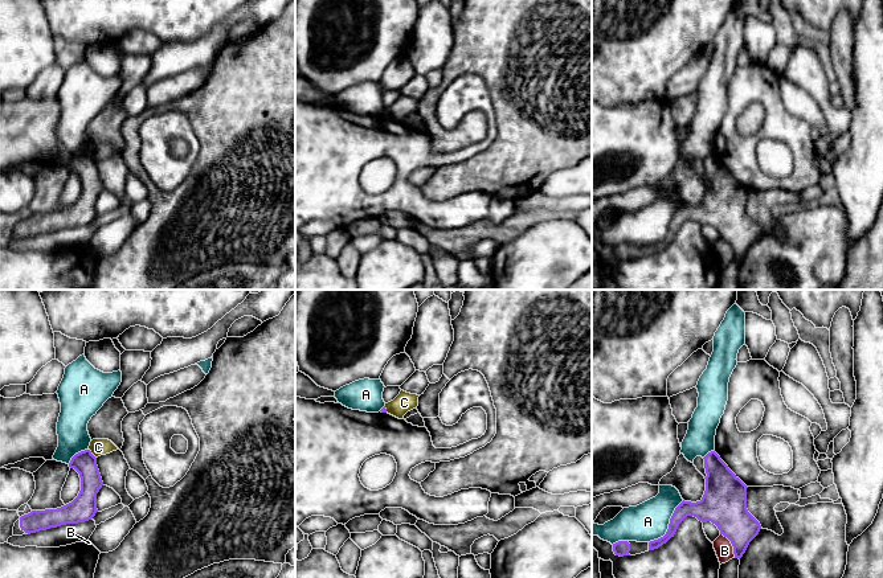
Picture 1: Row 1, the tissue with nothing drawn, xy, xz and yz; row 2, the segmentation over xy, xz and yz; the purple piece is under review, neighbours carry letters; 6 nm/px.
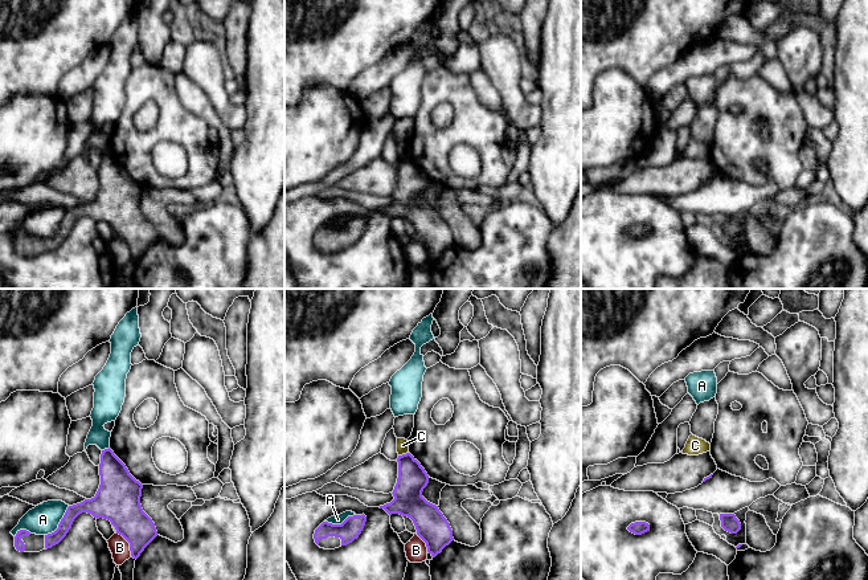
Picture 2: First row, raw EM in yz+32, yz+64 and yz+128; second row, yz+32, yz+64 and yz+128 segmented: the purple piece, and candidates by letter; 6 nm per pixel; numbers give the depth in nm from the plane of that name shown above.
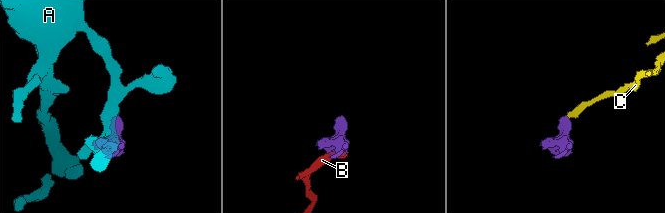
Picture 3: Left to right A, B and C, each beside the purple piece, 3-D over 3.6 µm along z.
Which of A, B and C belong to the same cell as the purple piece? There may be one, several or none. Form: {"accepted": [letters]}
{"accepted": []}

